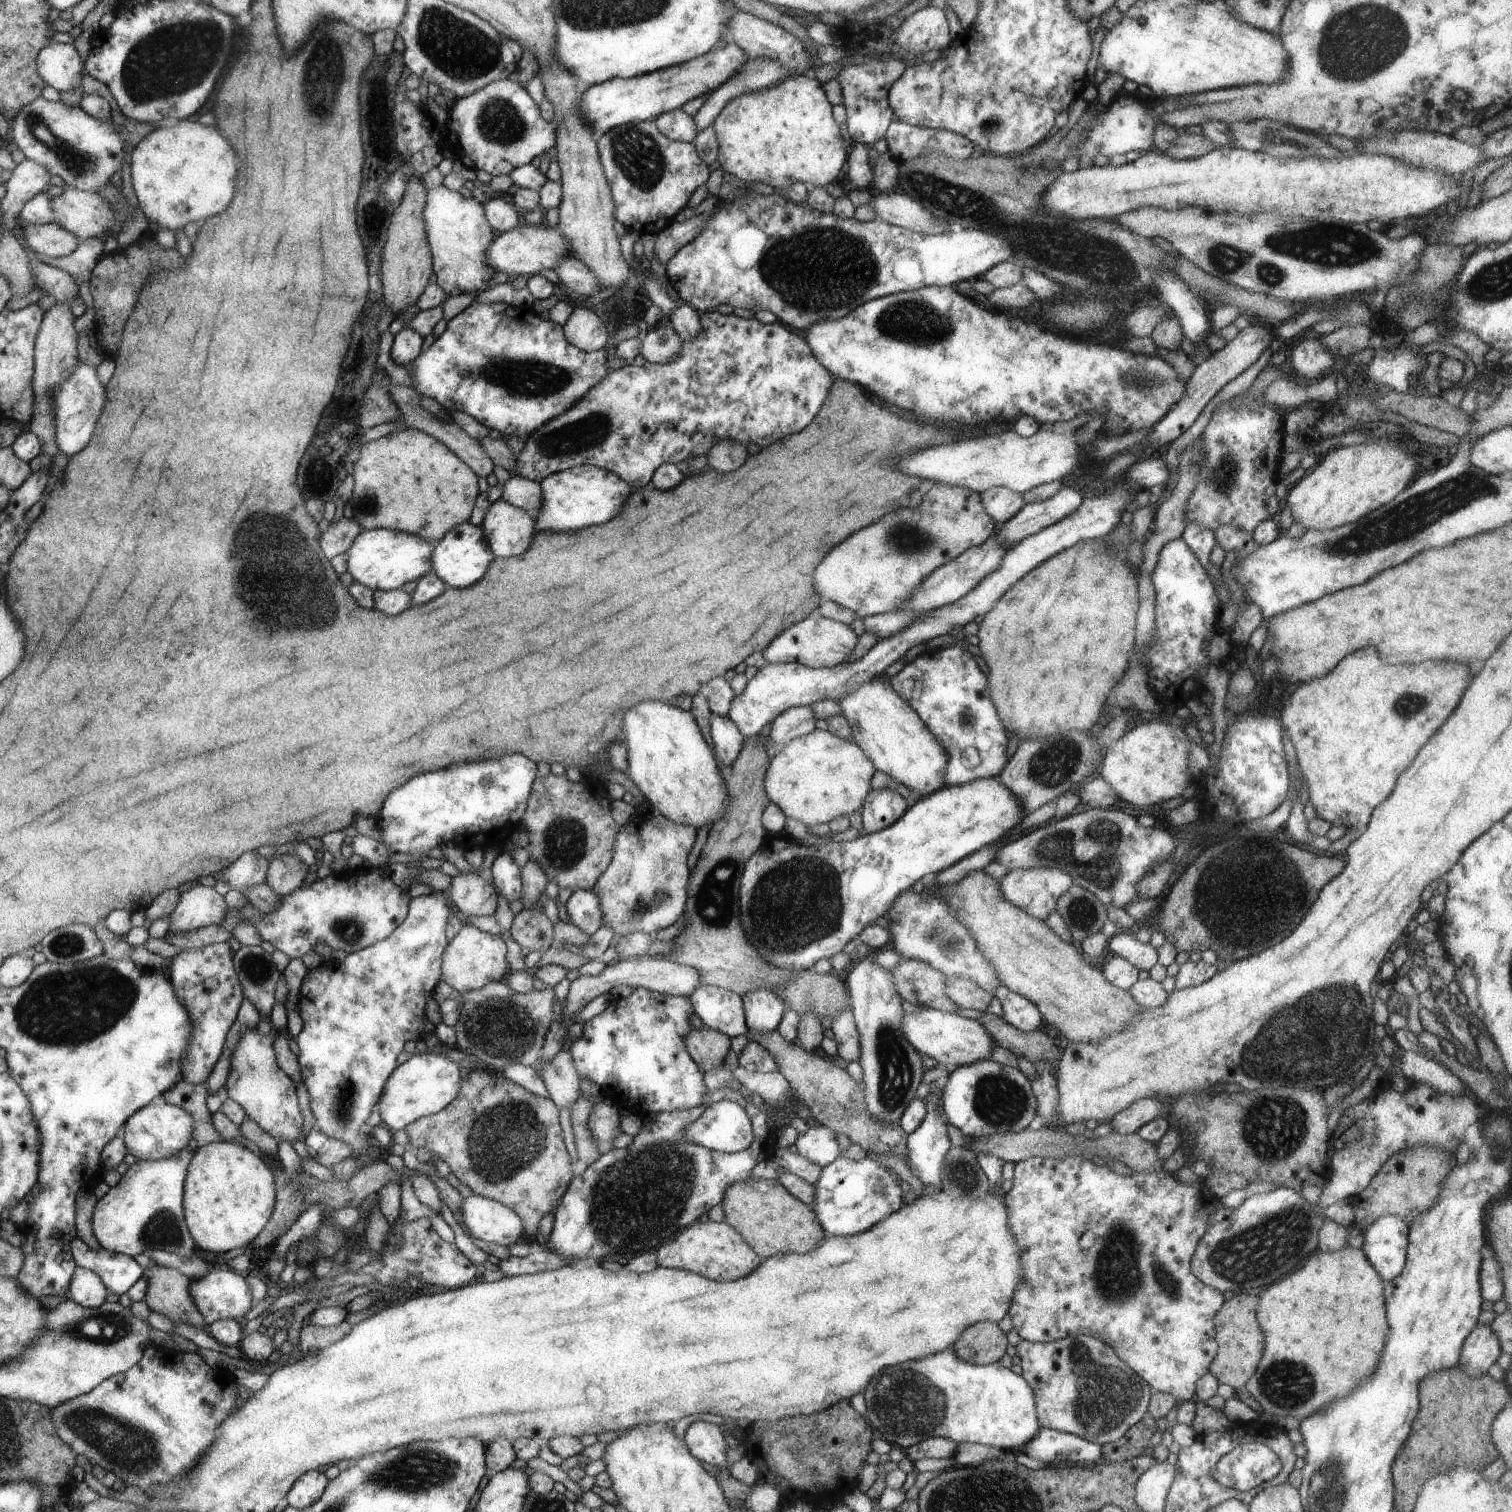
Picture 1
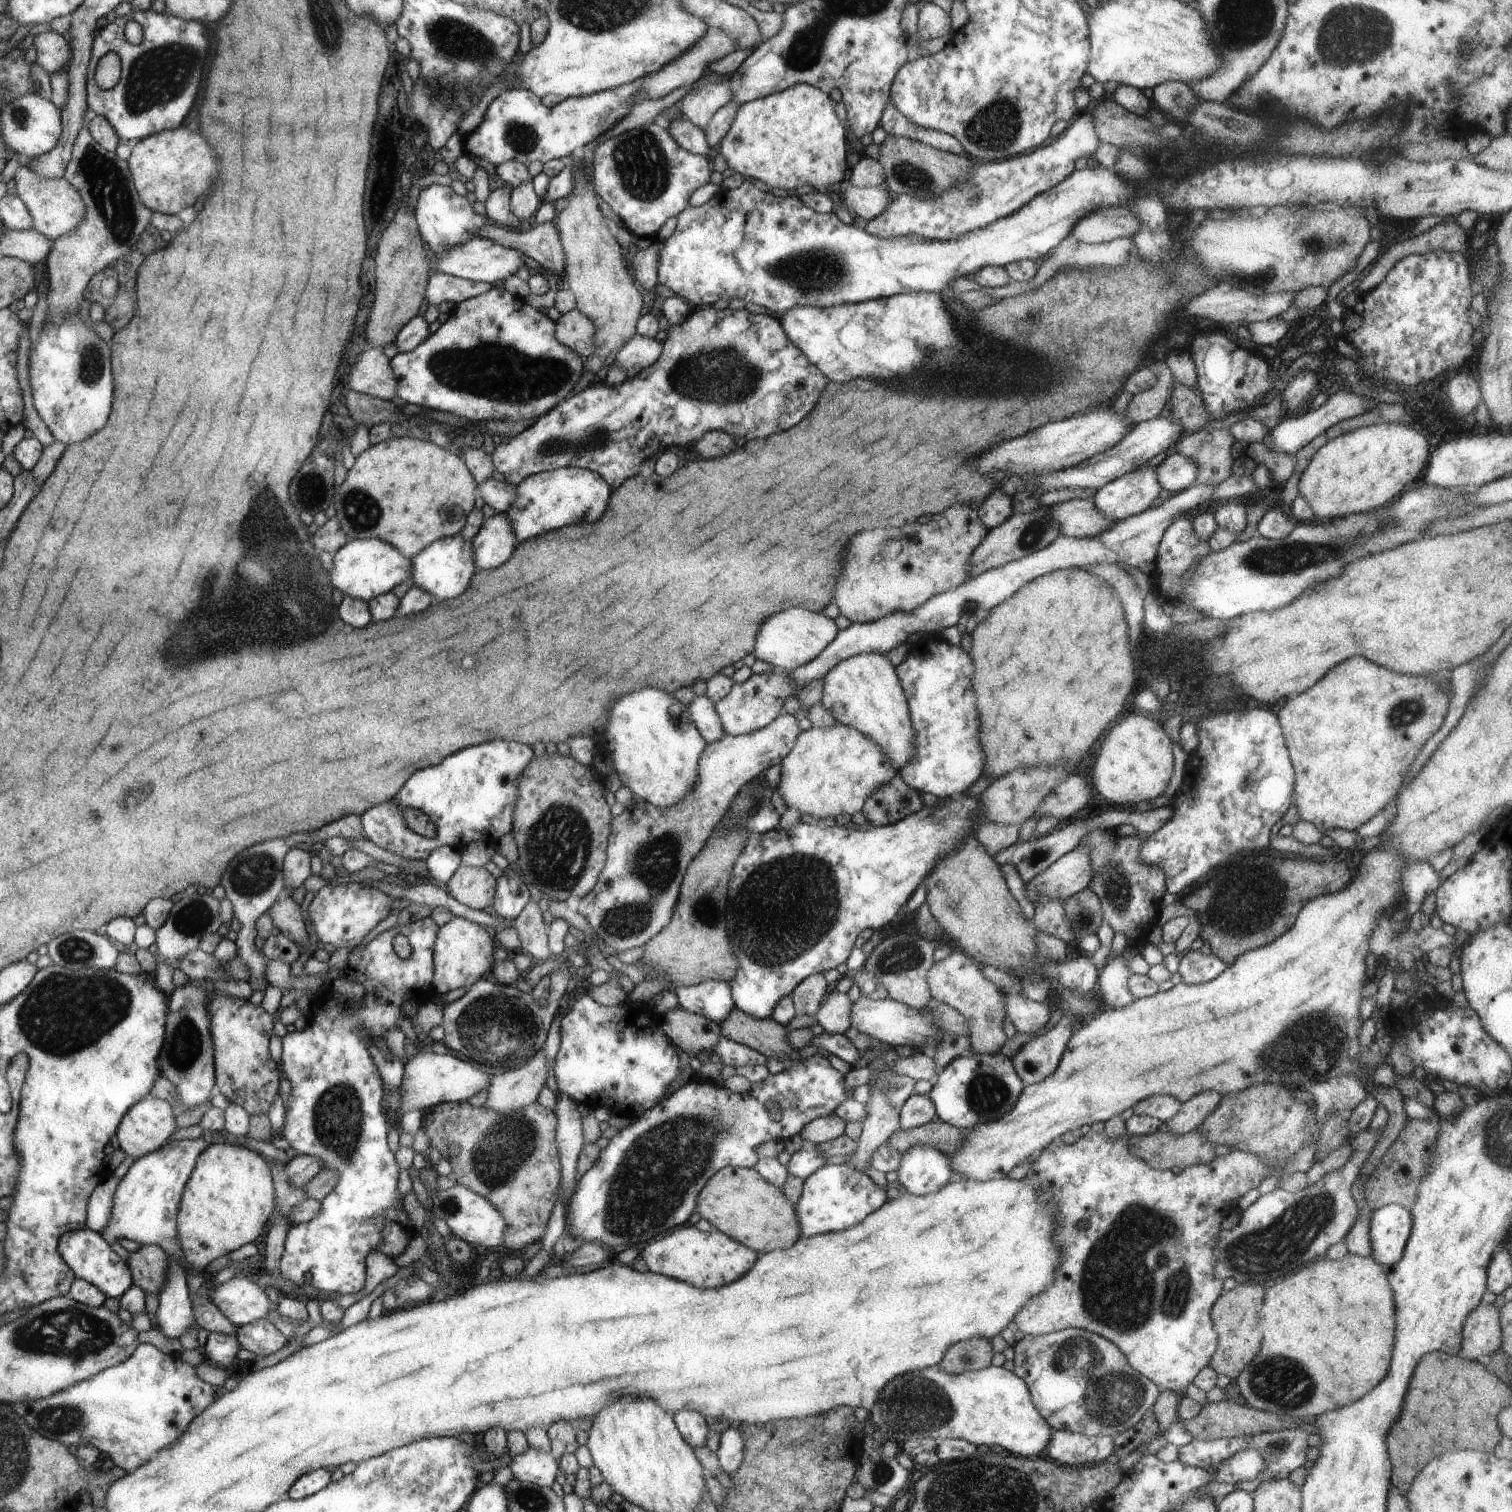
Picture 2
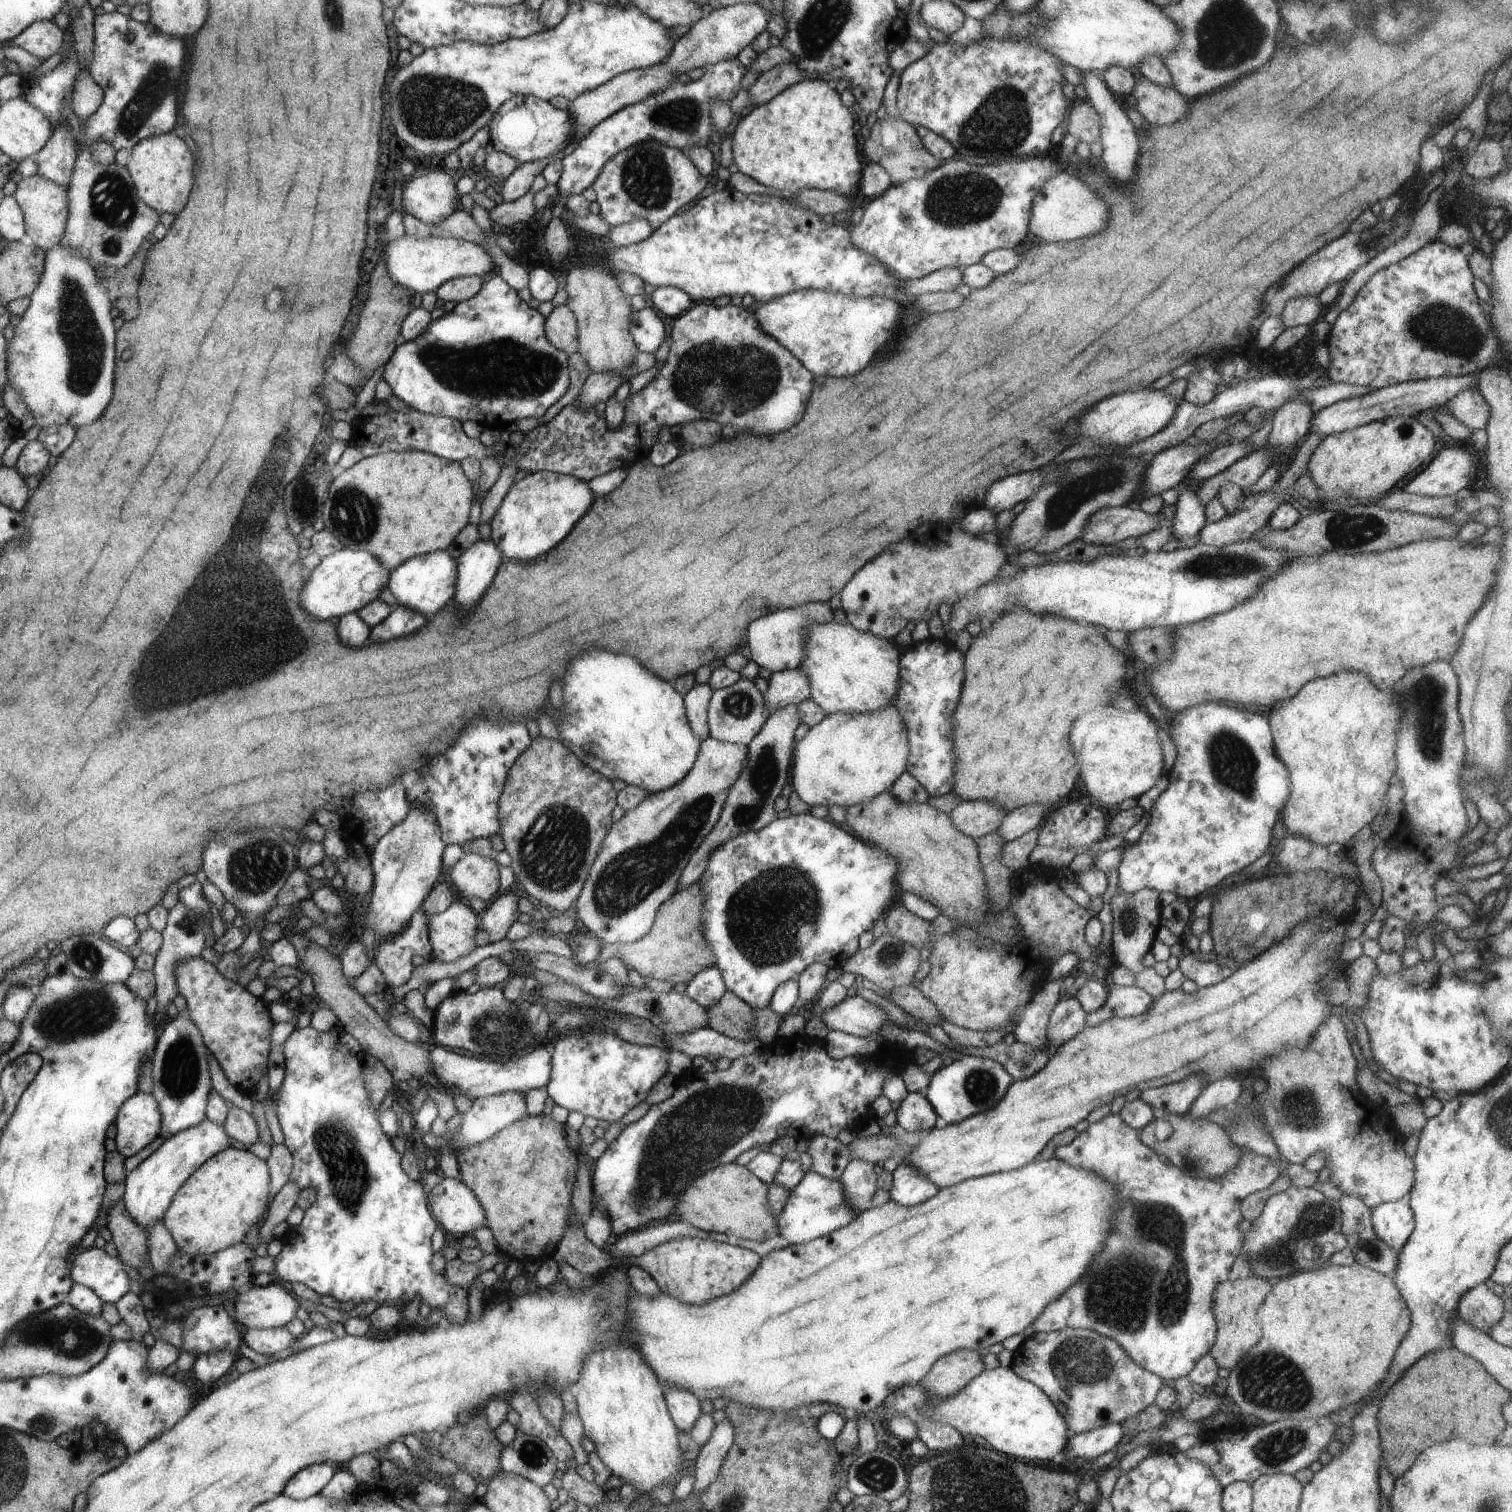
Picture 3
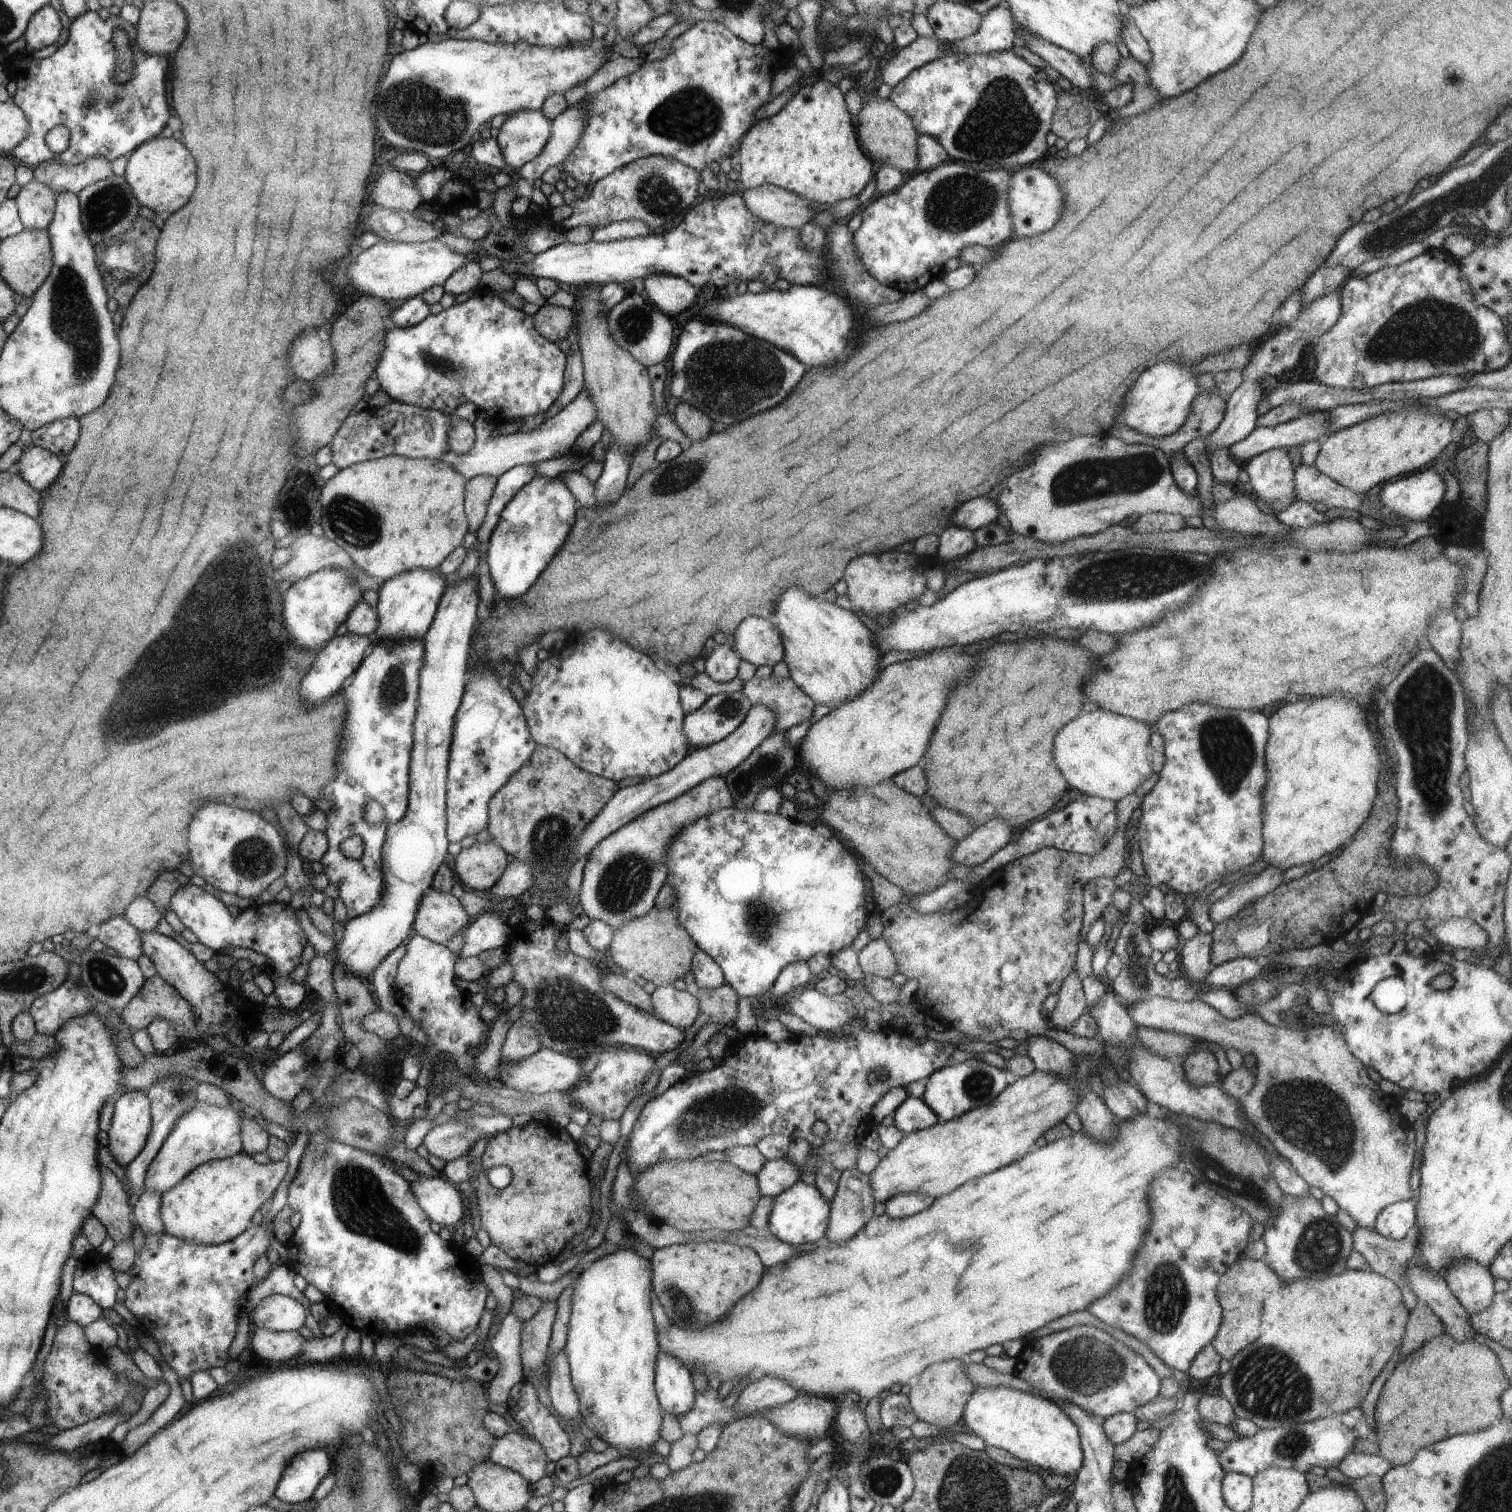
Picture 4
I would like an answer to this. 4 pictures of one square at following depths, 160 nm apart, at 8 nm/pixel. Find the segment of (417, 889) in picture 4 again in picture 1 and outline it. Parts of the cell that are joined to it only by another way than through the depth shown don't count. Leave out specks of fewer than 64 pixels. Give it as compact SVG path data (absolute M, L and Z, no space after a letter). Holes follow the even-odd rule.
M498 499L489 506L481 528L495 556L504 558L526 552L538 532L535 515L506 499Z

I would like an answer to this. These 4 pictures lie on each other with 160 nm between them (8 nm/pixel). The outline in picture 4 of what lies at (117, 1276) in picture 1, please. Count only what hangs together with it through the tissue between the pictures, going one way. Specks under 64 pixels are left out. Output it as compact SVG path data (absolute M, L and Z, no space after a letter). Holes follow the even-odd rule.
M91 1254L75 1270L73 1290L91 1296L101 1309L116 1304L118 1282L106 1257Z

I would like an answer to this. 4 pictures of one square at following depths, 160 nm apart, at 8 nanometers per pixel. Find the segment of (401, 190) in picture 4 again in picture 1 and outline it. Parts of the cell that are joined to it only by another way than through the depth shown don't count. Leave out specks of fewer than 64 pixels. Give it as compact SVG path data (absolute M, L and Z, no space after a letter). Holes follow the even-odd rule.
M443 184L427 190L428 202L424 212L428 240L435 257L437 283L446 293L446 299L458 294L474 294L494 286L495 270L487 254L495 241L494 228L487 221L486 207L474 197L469 199Z

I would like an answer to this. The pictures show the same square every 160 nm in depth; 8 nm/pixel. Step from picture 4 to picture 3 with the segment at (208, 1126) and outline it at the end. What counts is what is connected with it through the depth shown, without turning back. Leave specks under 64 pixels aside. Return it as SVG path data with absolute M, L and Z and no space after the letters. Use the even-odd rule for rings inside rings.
M207 1118L198 1126L173 1134L141 1164L127 1172L123 1180L125 1186L123 1196L127 1215L136 1225L144 1227L147 1232L160 1221L163 1222L175 1194L186 1184L190 1175L210 1157L232 1147L231 1139L223 1125L210 1122Z

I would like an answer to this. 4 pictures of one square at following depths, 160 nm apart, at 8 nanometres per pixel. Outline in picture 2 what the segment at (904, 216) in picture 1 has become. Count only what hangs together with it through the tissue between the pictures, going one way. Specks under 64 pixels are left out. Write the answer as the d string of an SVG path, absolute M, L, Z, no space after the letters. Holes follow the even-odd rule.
M848 185L844 192L833 194L833 197L837 202L844 203L854 216L872 220L888 208L895 196L884 185L862 188Z

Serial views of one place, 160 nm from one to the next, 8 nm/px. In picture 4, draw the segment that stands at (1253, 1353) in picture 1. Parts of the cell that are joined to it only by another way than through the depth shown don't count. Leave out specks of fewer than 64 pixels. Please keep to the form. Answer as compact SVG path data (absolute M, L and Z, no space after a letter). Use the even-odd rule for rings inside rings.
M1242 1254L1239 1259L1220 1277L1217 1297L1222 1307L1222 1320L1211 1345L1226 1360L1231 1361L1240 1350L1252 1344L1262 1330L1261 1316L1264 1301L1285 1282L1261 1259L1252 1260Z

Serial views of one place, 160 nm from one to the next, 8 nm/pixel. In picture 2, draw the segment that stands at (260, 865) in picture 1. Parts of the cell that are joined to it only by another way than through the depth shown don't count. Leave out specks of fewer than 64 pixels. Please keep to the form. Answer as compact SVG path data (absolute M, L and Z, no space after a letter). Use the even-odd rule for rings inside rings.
M270 840L264 844L252 846L252 850L244 850L236 862L223 874L219 882L224 888L226 896L233 904L233 916L240 921L242 928L237 932L235 941L237 946L237 957L243 966L248 969L248 981L254 992L260 990L265 992L269 984L266 980L266 963L269 961L262 949L255 943L256 919L267 912L276 901L282 897L285 886L283 885L283 860L290 850L284 840Z

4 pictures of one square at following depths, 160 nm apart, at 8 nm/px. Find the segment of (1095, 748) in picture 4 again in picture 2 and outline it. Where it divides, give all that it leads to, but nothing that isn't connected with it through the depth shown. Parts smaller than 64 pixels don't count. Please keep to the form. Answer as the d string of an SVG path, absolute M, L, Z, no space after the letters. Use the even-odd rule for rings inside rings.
M1128 712L1104 738L1092 772L1094 792L1106 800L1126 806L1142 800L1153 801L1164 794L1174 770L1174 744L1164 727L1148 716Z

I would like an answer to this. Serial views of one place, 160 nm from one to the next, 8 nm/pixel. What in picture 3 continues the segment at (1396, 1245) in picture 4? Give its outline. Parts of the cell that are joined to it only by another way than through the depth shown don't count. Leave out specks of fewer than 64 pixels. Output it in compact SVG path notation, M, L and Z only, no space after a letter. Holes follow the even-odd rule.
M1342 1193L1339 1198L1339 1205L1342 1217L1342 1234L1347 1238L1348 1248L1355 1256L1355 1262L1368 1267L1373 1271L1389 1275L1397 1269L1397 1254L1382 1239L1378 1239L1373 1229L1371 1219L1372 1209L1357 1196Z

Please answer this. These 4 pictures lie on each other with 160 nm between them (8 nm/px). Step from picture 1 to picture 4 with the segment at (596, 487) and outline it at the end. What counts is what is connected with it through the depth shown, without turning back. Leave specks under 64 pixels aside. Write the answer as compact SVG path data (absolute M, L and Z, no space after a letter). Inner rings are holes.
M538 475L515 494L500 513L487 548L486 560L498 596L516 598L531 588L570 536L579 506L574 494L558 476Z

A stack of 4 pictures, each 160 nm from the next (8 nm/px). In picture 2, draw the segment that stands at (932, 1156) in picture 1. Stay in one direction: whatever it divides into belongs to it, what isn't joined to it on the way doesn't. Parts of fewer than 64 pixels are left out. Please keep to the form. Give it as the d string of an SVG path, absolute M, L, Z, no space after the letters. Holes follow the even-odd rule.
M920 1143L902 1155L897 1175L908 1193L935 1193L951 1182L951 1160L938 1148Z

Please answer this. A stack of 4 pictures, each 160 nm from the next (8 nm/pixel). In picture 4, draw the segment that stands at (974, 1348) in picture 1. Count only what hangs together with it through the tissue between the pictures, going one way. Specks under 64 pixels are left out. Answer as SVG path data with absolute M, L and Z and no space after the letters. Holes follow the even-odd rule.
M952 1359L927 1366L918 1378L918 1382L908 1393L910 1408L919 1420L935 1424L940 1428L958 1431L965 1404L975 1389L975 1384L968 1378L967 1364L963 1359Z

